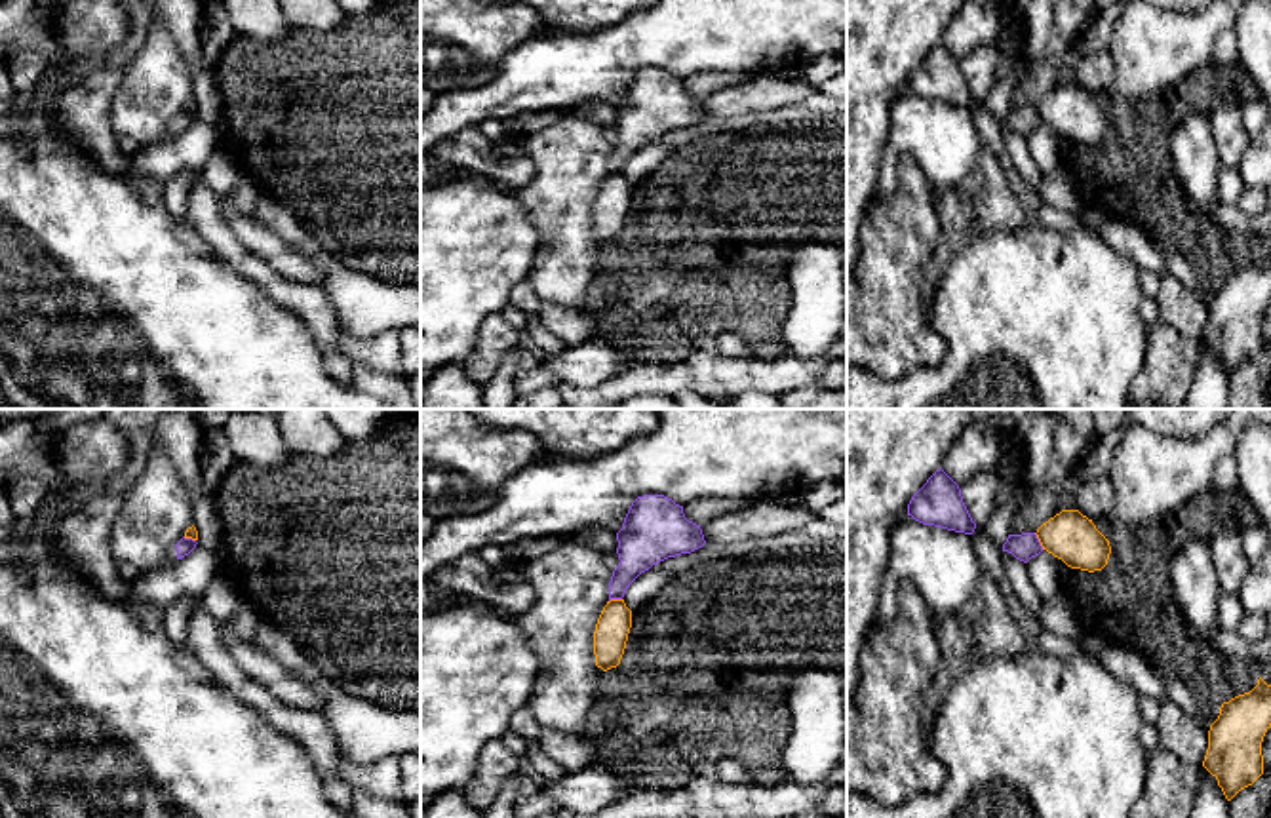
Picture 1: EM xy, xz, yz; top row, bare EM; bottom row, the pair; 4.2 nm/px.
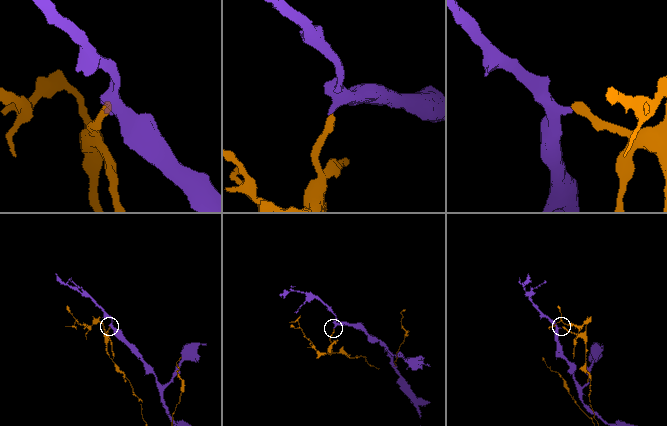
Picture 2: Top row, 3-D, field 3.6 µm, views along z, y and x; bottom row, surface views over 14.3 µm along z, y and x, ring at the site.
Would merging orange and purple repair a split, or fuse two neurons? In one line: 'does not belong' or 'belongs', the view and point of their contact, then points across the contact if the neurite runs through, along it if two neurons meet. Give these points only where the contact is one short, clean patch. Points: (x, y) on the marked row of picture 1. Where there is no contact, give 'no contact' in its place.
does not belong; contact yz (1039, 541); border yz (1034, 533), (1043, 548)

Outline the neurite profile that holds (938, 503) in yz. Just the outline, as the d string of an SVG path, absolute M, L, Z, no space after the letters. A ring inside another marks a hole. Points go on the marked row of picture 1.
M942 468L911 497L908 516L923 525L965 535L972 535L976 529L959 485Z

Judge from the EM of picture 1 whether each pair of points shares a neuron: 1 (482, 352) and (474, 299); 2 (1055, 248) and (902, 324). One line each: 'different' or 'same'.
1: different
2: different

